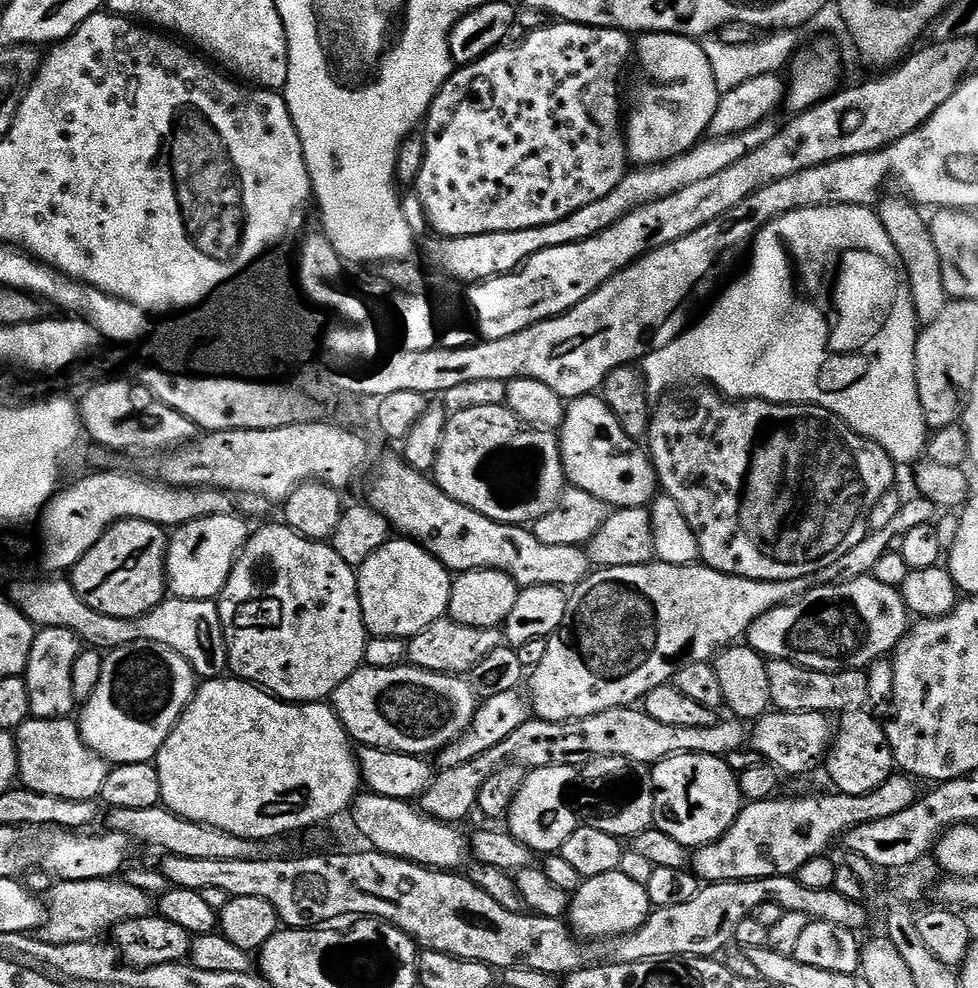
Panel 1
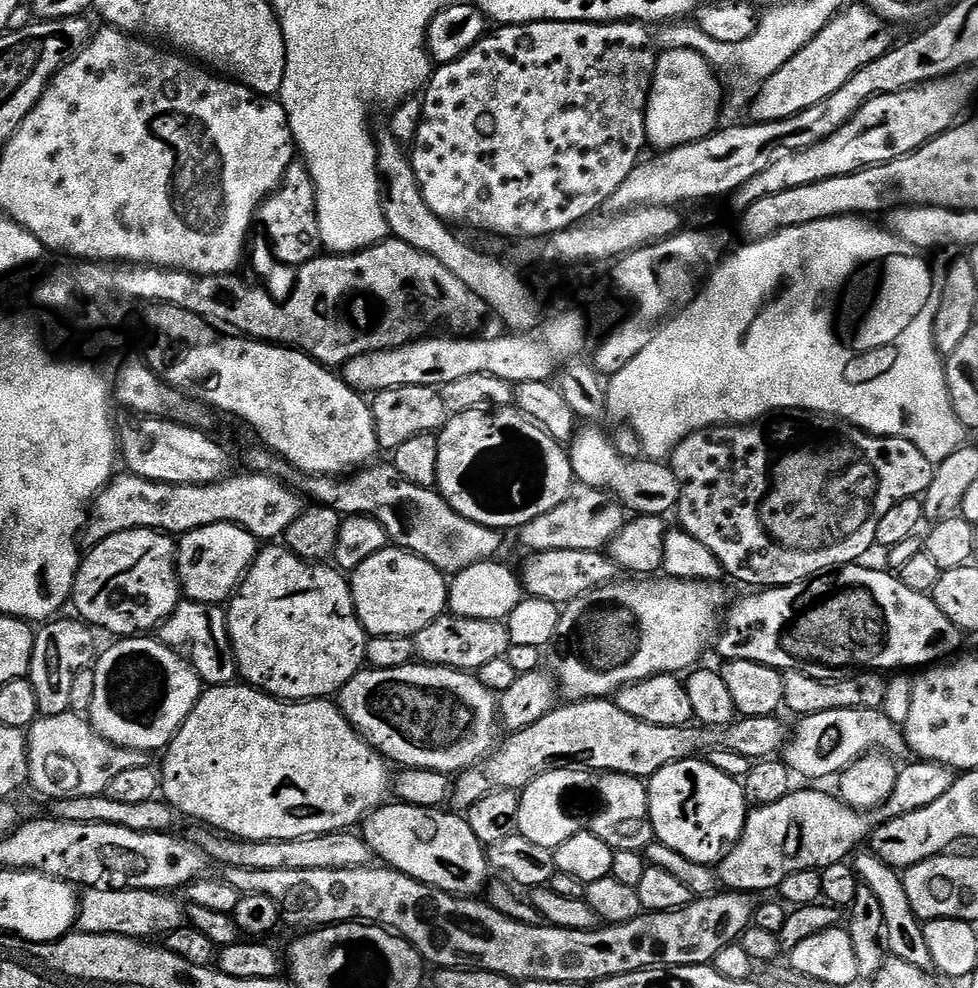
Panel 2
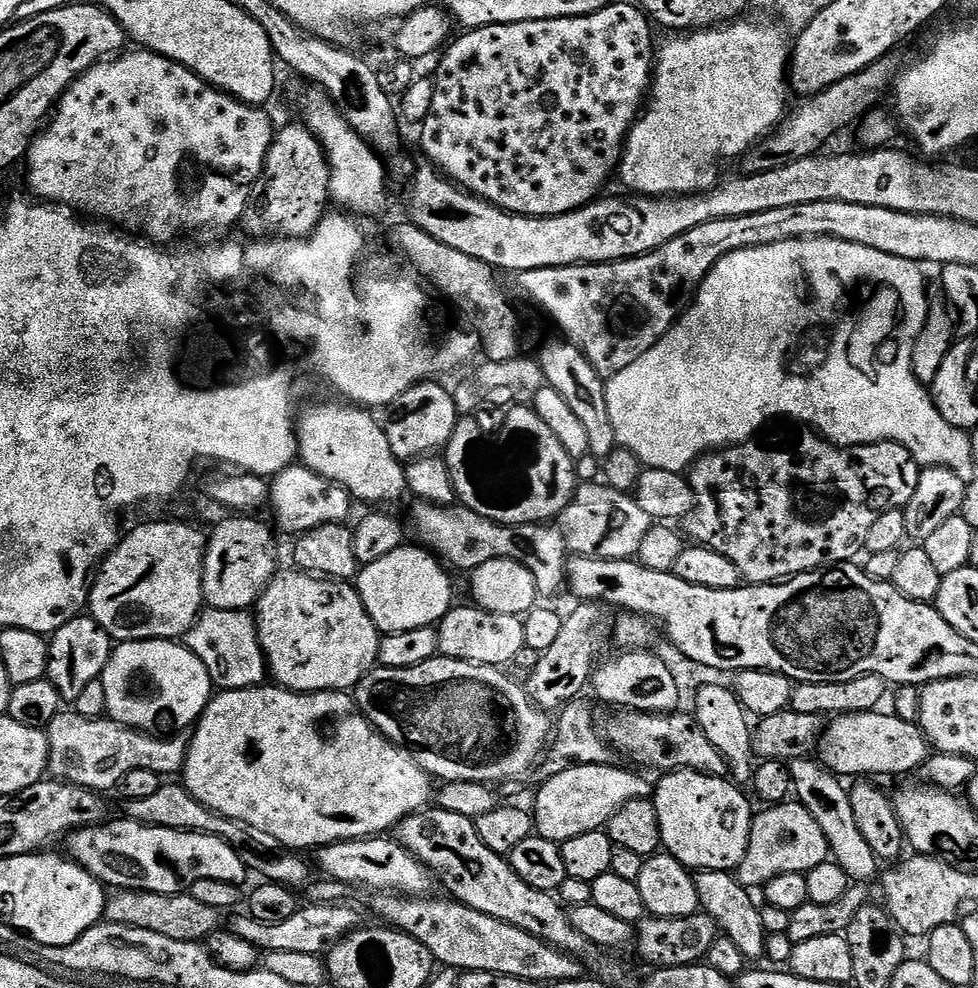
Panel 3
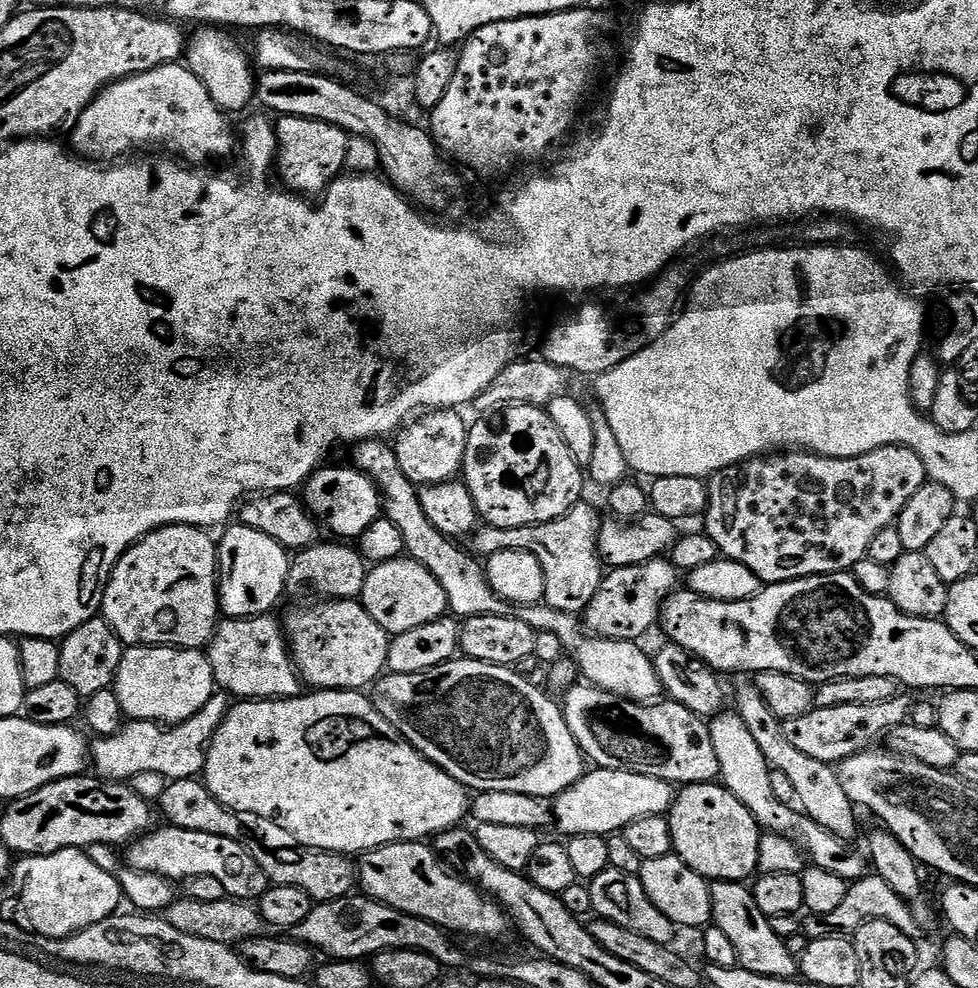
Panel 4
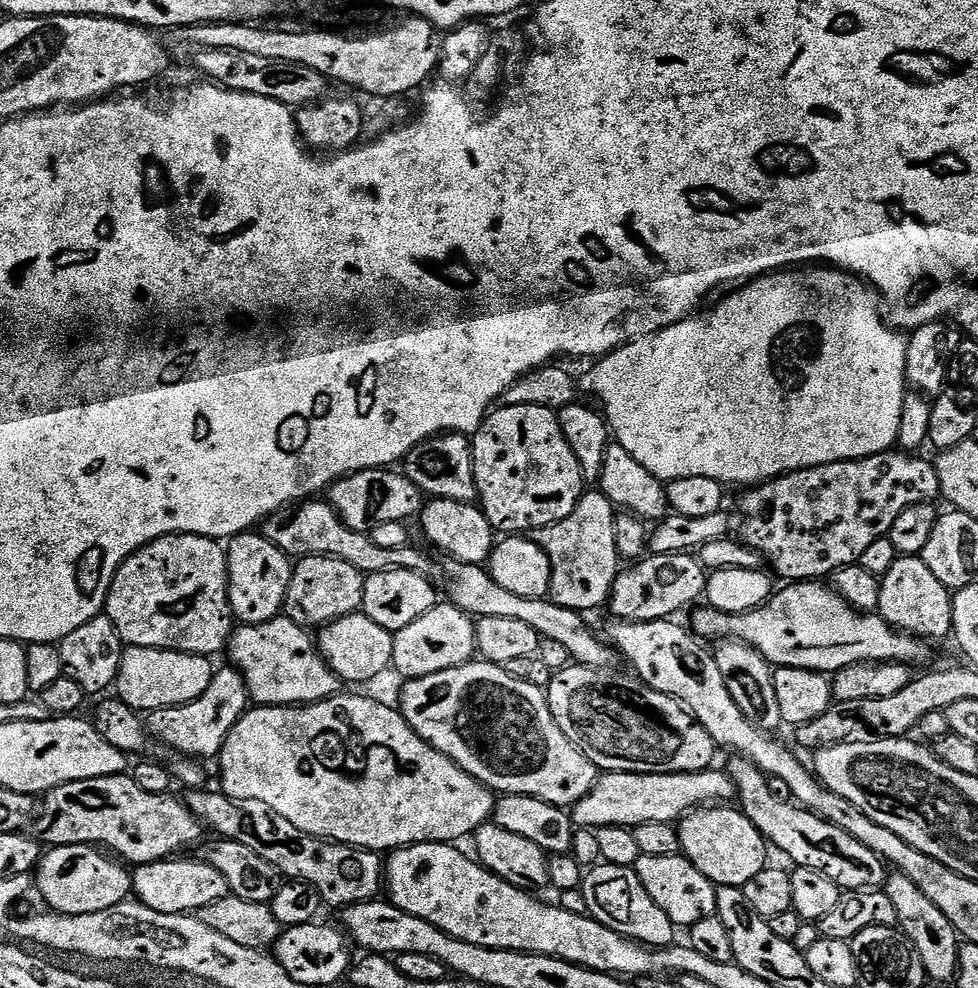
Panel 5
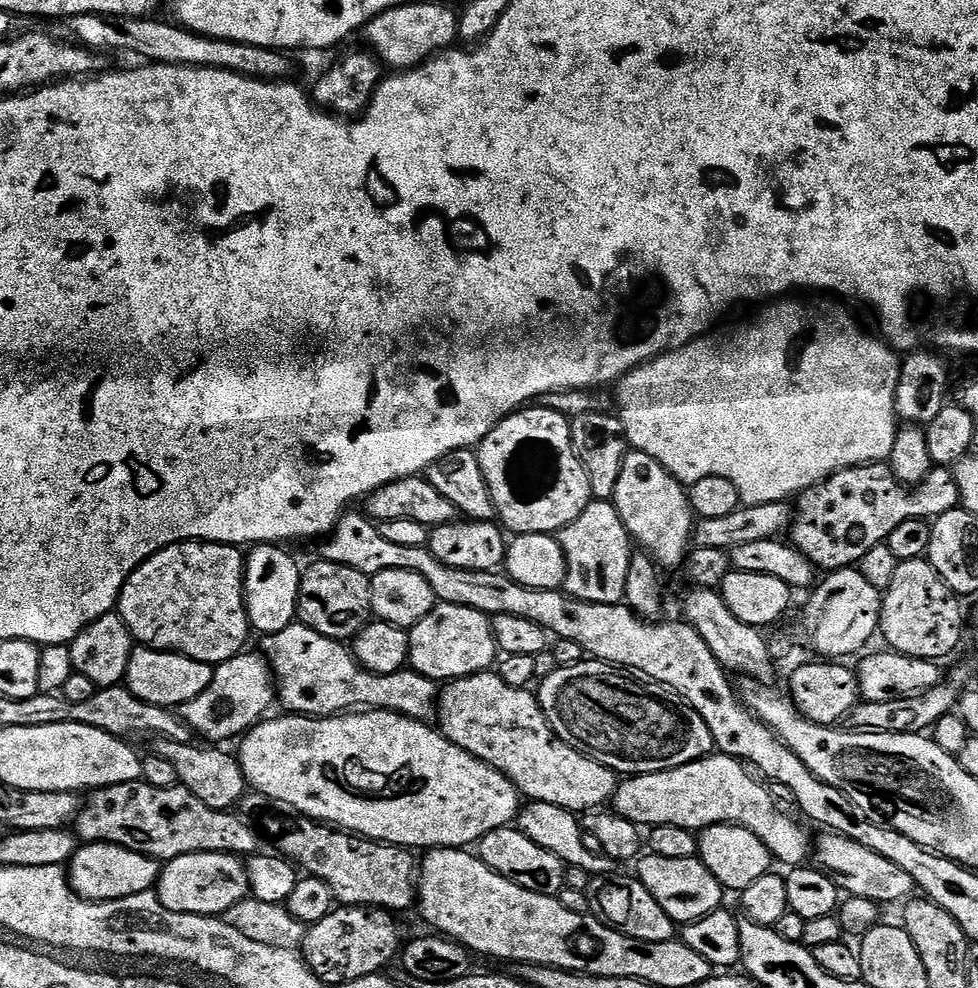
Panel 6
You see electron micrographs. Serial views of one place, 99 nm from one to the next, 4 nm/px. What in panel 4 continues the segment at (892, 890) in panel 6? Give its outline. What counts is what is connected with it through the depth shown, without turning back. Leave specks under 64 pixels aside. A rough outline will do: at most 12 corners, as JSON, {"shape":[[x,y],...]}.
{"shape":[[739,714],[708,729],[719,779],[765,833],[851,882],[865,857],[774,798],[770,765]]}

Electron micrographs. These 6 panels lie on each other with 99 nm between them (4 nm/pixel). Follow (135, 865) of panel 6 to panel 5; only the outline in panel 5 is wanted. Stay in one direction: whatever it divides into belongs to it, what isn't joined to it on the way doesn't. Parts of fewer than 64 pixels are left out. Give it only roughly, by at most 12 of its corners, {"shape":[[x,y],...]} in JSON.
{"shape":[[91,844],[49,847],[45,909],[98,914],[133,895],[132,872]]}

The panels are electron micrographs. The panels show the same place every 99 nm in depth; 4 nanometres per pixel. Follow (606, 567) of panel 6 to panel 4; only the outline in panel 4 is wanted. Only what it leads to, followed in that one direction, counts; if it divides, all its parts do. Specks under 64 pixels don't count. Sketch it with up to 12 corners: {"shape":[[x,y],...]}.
{"shape":[[581,502],[545,524],[484,524],[480,558],[534,554],[543,603],[580,614],[606,575],[602,516]]}

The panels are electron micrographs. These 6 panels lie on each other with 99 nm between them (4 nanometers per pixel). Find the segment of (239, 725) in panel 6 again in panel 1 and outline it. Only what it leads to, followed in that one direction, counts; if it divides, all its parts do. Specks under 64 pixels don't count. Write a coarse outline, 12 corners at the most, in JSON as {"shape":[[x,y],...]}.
{"shape":[[29,718],[14,739],[18,780],[95,801],[110,765],[71,719]]}

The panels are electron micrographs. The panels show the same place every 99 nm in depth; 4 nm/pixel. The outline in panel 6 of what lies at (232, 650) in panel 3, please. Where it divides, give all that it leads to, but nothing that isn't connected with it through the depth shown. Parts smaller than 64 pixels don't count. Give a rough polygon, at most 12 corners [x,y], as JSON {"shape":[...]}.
{"shape":[[294,622],[264,636],[283,711],[431,721],[437,681],[367,672],[347,643]]}

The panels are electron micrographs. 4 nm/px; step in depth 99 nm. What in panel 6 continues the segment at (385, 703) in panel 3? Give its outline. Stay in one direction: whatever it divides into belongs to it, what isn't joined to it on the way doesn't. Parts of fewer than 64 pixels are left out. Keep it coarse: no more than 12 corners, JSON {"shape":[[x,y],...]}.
{"shape":[[453,680],[438,730],[529,801],[605,807],[618,773],[556,739],[528,688]]}

